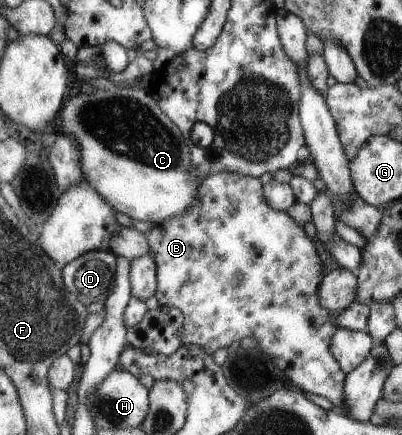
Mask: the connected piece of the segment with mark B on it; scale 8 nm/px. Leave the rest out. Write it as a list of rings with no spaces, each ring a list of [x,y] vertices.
[[[217,172],[206,175],[197,187],[197,198],[193,205],[183,213],[176,215],[171,219],[165,219],[161,223],[151,225],[144,233],[149,249],[151,249],[151,257],[155,261],[156,266],[156,291],[154,297],[160,306],[173,307],[179,309],[183,313],[185,323],[183,323],[183,331],[181,331],[181,339],[183,344],[199,345],[205,351],[213,354],[217,349],[224,347],[233,349],[233,341],[240,341],[244,337],[253,337],[257,339],[258,349],[265,351],[275,361],[275,366],[285,374],[285,377],[301,389],[302,393],[308,392],[313,395],[321,396],[327,399],[333,405],[333,409],[345,415],[343,405],[345,405],[344,380],[347,375],[344,373],[336,359],[333,359],[329,341],[331,341],[336,327],[329,323],[329,312],[317,303],[317,287],[321,282],[321,267],[319,267],[319,259],[313,247],[313,241],[303,233],[303,229],[299,229],[289,215],[283,211],[272,209],[264,199],[263,187],[258,178],[250,175],[237,174],[234,172]]]

